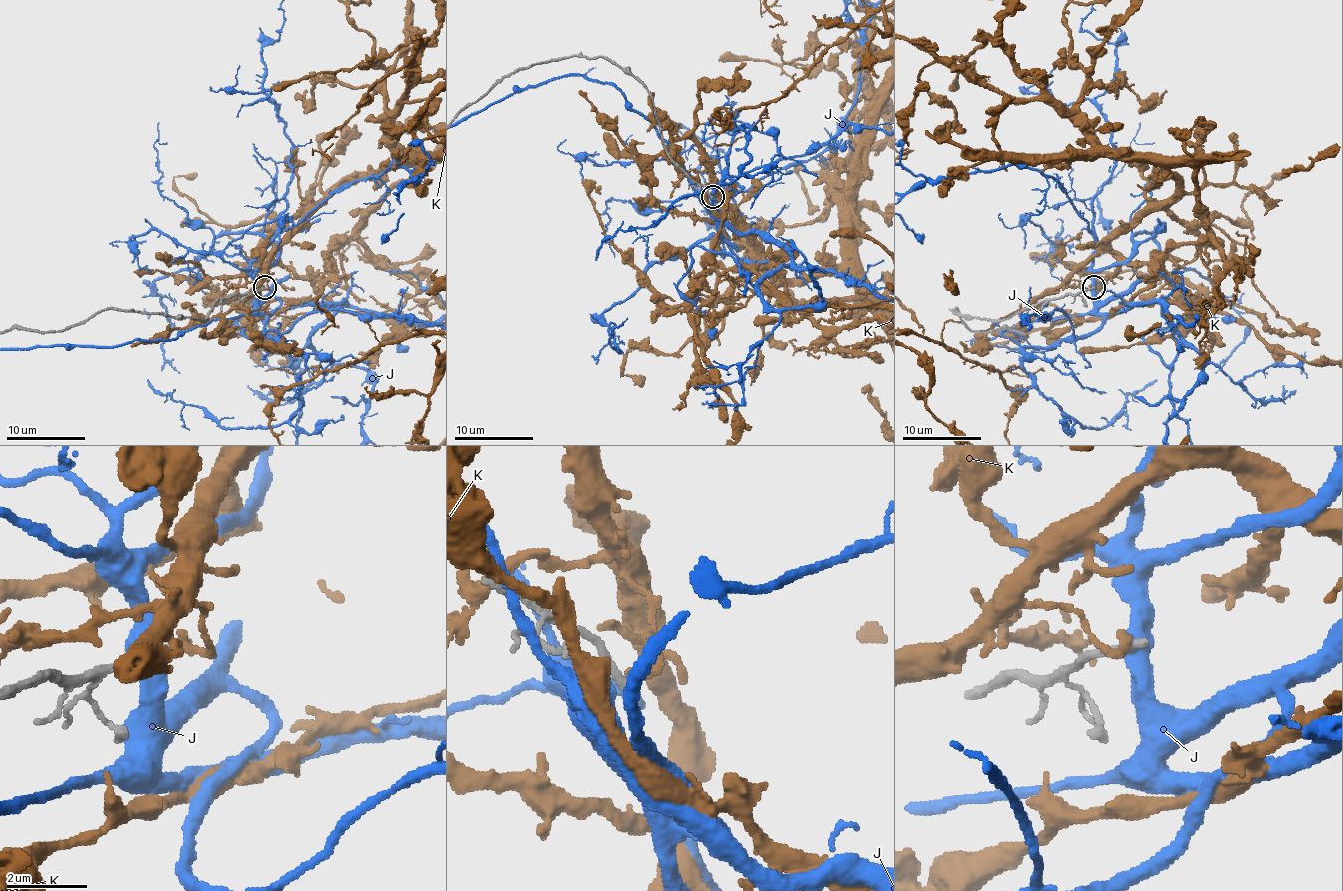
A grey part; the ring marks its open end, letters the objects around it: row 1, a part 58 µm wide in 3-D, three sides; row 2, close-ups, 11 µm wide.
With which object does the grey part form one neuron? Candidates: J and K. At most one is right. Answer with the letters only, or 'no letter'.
no letter

